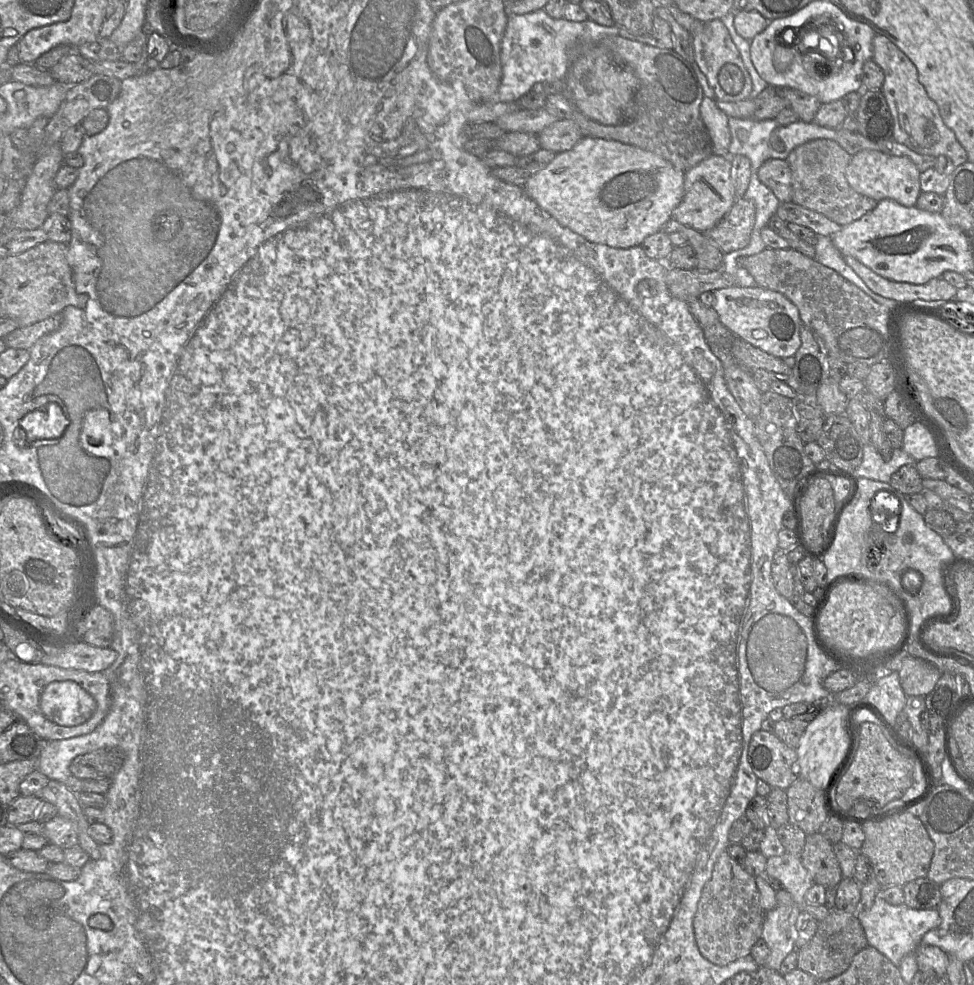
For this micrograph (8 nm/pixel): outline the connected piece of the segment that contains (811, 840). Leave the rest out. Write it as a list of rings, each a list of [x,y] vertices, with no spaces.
[[[820,832],[806,836],[800,859],[816,884],[836,888],[843,879],[833,844]]]

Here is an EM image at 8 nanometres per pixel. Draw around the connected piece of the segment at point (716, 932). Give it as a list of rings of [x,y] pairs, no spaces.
[[[727,851],[723,852],[703,888],[694,917],[694,933],[700,953],[718,966],[726,966],[748,956],[753,945],[762,937],[765,916],[755,877],[733,860]]]

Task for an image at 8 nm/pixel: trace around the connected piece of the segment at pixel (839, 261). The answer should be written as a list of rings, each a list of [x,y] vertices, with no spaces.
[[[817,235],[813,246],[815,247],[814,258],[819,263],[835,270],[846,280],[859,287],[862,291],[875,300],[875,292],[873,292],[861,279],[861,277],[859,277],[855,271],[847,265],[842,254],[833,245],[831,237]]]

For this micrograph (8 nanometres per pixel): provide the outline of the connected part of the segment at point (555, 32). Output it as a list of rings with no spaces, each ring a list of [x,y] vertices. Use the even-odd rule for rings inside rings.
[[[545,9],[528,14],[509,15],[501,43],[502,79],[491,102],[518,102],[534,84],[563,80],[569,69],[567,47],[572,41],[598,43],[602,38],[620,33],[616,26],[603,26],[590,19],[575,22],[550,17]]]

